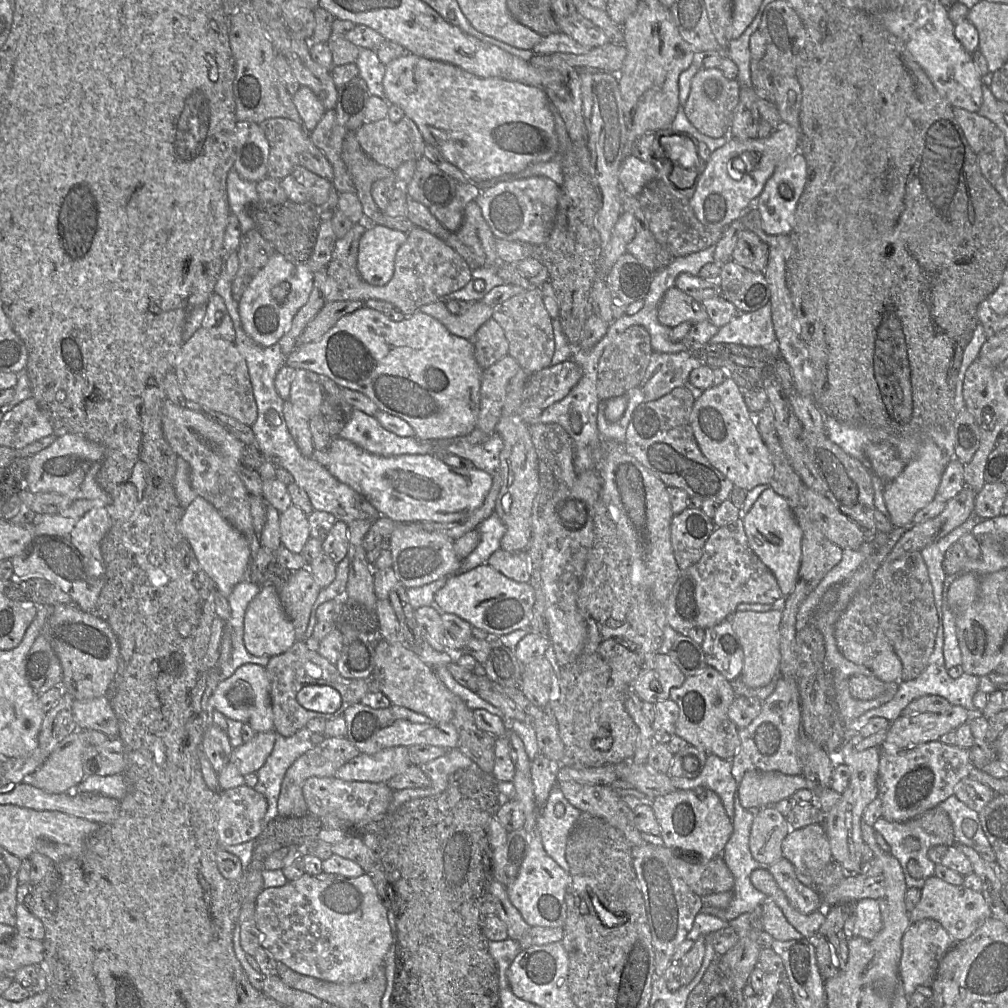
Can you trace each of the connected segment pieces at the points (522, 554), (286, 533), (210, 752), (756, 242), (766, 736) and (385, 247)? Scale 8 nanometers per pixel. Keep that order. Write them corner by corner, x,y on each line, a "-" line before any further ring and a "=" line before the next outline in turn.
499,548
486,563
516,582
525,583
530,580
530,558
526,550
508,552
=
292,504
280,514
280,533
283,546
293,553
302,553
311,537
308,515
=
214,724
207,728
202,742
202,751
217,773
231,762
233,749
227,732
=
743,230
732,254
732,260
753,272
764,272
769,259
769,247
750,230
=
780,676
773,693
762,702
760,714
745,728
738,730
740,747
732,758
731,773
739,783
752,770
775,771
787,775
800,775
801,764
797,742
801,736
800,692
796,678
=
368,225
359,241
357,270
374,286
387,284
394,274
395,256
407,233
382,225

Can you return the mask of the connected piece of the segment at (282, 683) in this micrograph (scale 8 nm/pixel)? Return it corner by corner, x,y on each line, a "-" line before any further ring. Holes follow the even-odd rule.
297,640
286,652
271,657
265,668
270,683
274,731
285,737
291,737
300,729
306,728
307,723
314,718
330,720
342,717
348,707
361,703
366,694
380,692
379,678
345,678
339,673
335,664
330,663
318,651
310,650
303,640
-
310,685
328,686
339,692
342,704
336,714
318,714
300,705
297,700
298,693

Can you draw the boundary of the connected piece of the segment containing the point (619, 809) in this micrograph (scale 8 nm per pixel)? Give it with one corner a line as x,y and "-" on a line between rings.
574,781
558,782
557,785
571,805
581,812
588,812
619,829
633,846
647,842
635,823
633,810
627,806
618,792
607,785
586,785

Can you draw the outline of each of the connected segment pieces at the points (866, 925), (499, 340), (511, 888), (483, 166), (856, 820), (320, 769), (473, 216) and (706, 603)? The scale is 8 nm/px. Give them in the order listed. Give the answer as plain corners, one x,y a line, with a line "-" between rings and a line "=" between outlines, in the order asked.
861,899
850,908
848,927
843,931
846,938
873,939
882,929
883,922
876,899
=
489,319
469,339
474,348
474,357
482,370
486,370
509,354
509,344
500,325
=
530,764
530,775
525,775
523,772
521,771
516,771
515,777
513,779
513,783
515,786
515,790
516,790
516,797
514,799
517,799
522,806
522,809
524,811
524,815
525,815
525,824
524,824
524,829
526,830
526,832
530,835
530,848
529,848
529,852
527,854
527,856
525,857
518,875
516,877
516,879
513,881
513,883
511,883
510,885
506,886
507,889
507,893
508,893
508,897
509,900
511,901
511,903
517,908
517,910
520,912
521,916
524,918
524,920
527,922
527,924
530,927
535,927
535,926
541,926
541,927
550,927
550,928
557,928
557,927
561,927
563,928
565,921
566,921
566,917
567,917
567,905
566,905
566,892
567,889
569,887
570,884
570,875
569,872
565,871
562,867
560,867
545,851
544,846
542,844
542,839
541,839
541,835
540,832
538,830
538,826
537,826
537,821
538,821
538,806
535,800
535,795
534,795
534,786
533,786
533,782
532,782
532,778
531,778
531,764
=
410,52
395,58
385,65
382,84
386,101
389,104
398,105
403,110
404,115
417,125
424,141
434,146
448,162
461,170
474,183
482,183
505,174
519,173
531,164
550,160
557,153
558,138
555,132
554,117
550,110
550,103
546,94
539,87
501,78
479,77
458,66
442,61
426,59
=
853,738
844,743
837,757
840,762
846,764
851,771
850,784
842,798
833,808
825,814
824,828
829,841
832,857
843,868
846,875
860,874
862,867
862,854
864,840
861,824
865,808
878,797
878,770
881,757
881,749
873,747
864,751
857,751
855,744
862,739
=
326,737
320,744
303,754
288,769
283,779
278,800
279,816
301,817
310,814
303,795
305,782
311,777
335,777
339,768
359,754
358,748
347,737
=
475,201
466,205
463,223
456,235
479,258
482,266
496,264
498,260
495,249
496,238
484,220
481,210
=
742,518
715,527
699,560
680,570
665,604
665,621
678,634
697,627
705,630
727,620
739,604
773,605
783,597
774,574
748,544

